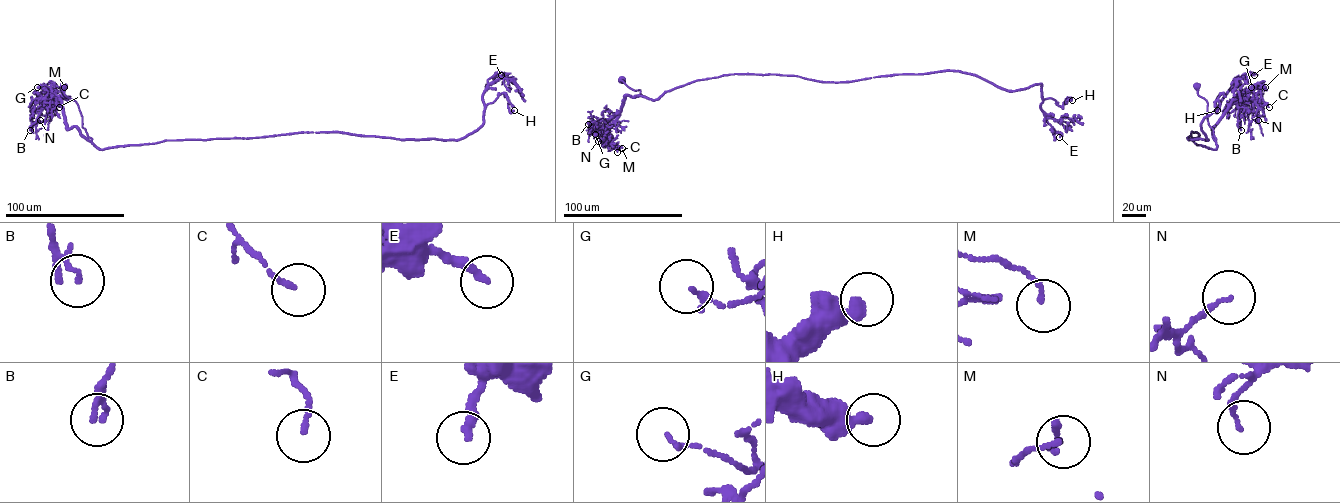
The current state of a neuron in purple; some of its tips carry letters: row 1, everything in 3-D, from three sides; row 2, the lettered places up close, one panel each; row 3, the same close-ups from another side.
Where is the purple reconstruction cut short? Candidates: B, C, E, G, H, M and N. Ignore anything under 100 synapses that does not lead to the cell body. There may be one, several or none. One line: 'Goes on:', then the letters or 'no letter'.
Goes on: no letter

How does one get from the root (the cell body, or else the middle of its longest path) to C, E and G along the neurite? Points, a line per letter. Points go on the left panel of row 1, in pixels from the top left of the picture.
C: (63, 86), (92, 139), (75, 127), (67, 128), (62, 101), (46, 90), (51, 106), (59, 107)
E: (63, 86), (91, 141), (104, 149), (302, 132), (459, 139), (482, 124), (487, 80), (501, 75)
G: (63, 86), (91, 139), (75, 127), (67, 128), (62, 101), (50, 87), (37, 87)

